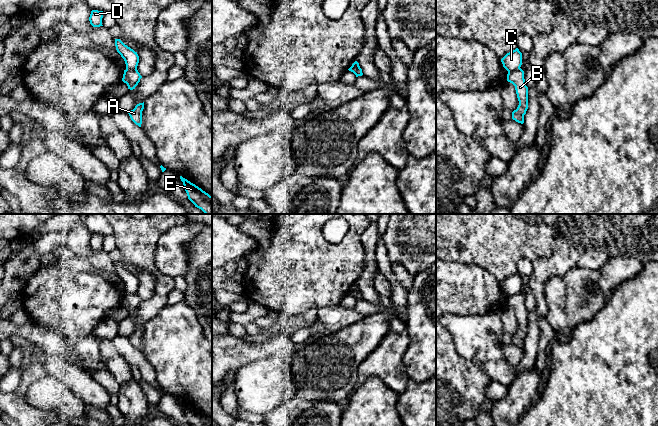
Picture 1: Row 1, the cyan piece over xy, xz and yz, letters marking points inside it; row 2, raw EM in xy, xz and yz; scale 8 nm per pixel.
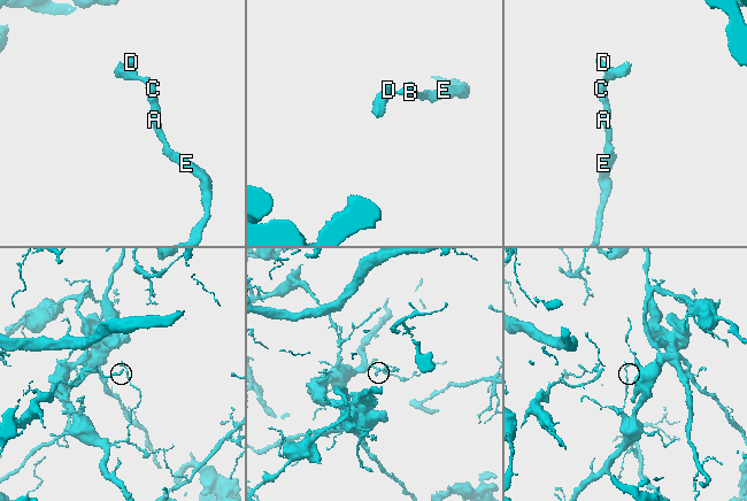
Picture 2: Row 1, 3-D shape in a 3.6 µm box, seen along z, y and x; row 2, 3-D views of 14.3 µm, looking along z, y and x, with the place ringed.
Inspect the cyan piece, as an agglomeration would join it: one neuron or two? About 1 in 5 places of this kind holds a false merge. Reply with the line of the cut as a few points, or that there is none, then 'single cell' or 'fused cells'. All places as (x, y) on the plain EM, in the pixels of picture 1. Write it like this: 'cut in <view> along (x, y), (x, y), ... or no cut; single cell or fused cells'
cut in yz along (519, 291), (508, 296); fused cells

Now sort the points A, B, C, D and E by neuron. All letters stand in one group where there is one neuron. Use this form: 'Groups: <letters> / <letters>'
Groups: A B E / C D

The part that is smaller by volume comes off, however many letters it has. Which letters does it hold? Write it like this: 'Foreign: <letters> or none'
Foreign: C, D

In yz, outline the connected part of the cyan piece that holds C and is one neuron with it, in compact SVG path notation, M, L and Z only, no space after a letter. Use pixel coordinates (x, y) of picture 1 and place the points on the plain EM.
M518 272L515 274L507 277L502 283L501 286L503 291L508 295L511 296L513 294L517 294L522 289L522 277L519 275Z

